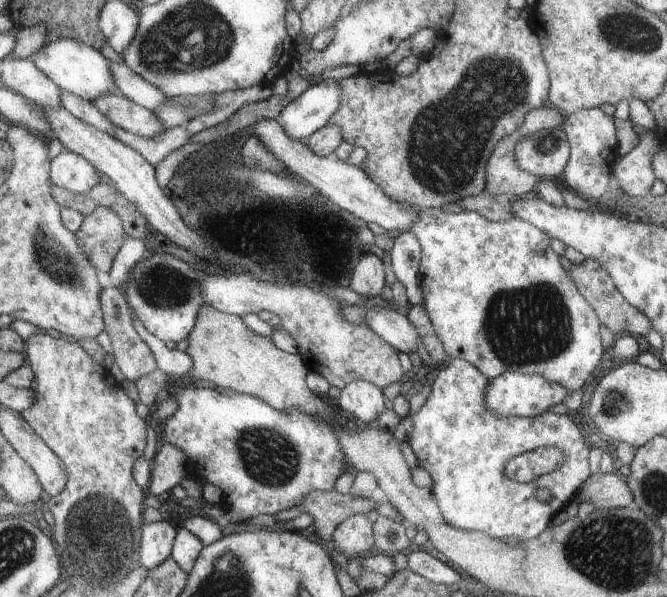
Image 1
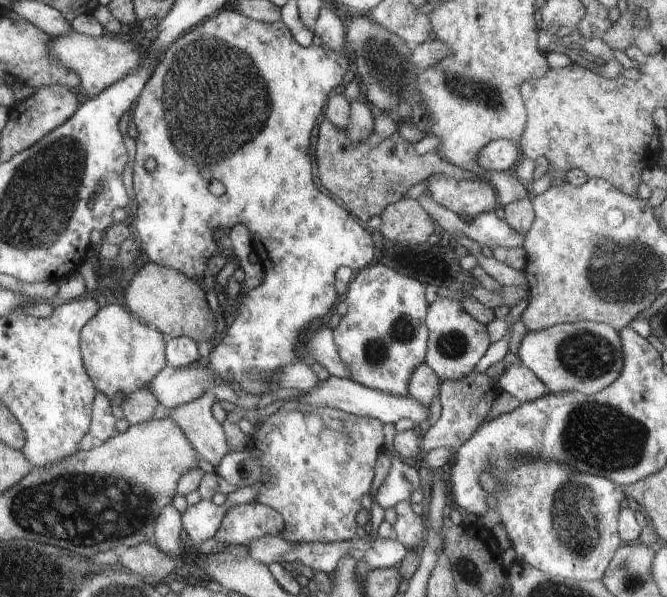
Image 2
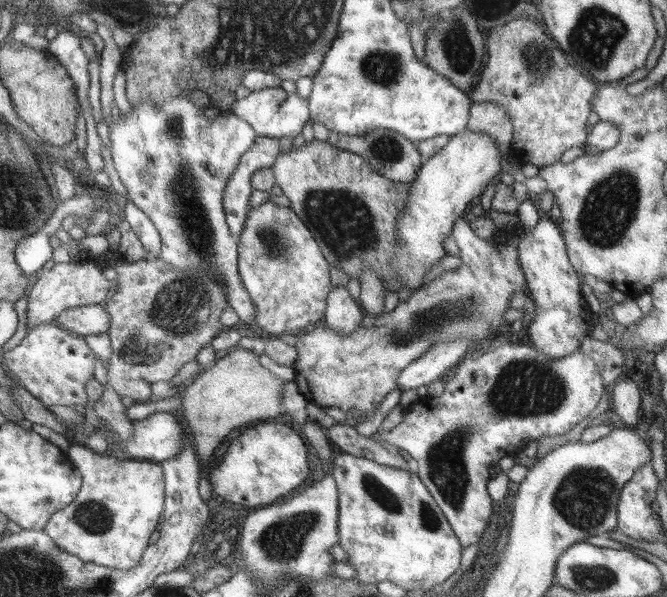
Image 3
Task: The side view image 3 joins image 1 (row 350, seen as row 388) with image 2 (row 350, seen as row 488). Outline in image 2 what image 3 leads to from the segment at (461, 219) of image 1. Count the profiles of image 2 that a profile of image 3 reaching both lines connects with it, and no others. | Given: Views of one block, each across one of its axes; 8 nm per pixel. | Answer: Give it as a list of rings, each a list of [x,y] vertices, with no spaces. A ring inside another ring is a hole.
[[[438,297],[430,304],[426,324],[429,327],[428,355],[425,363],[443,379],[459,381],[474,372],[474,367],[488,350],[490,336],[486,326],[476,322],[460,304],[460,298],[453,299]]]

